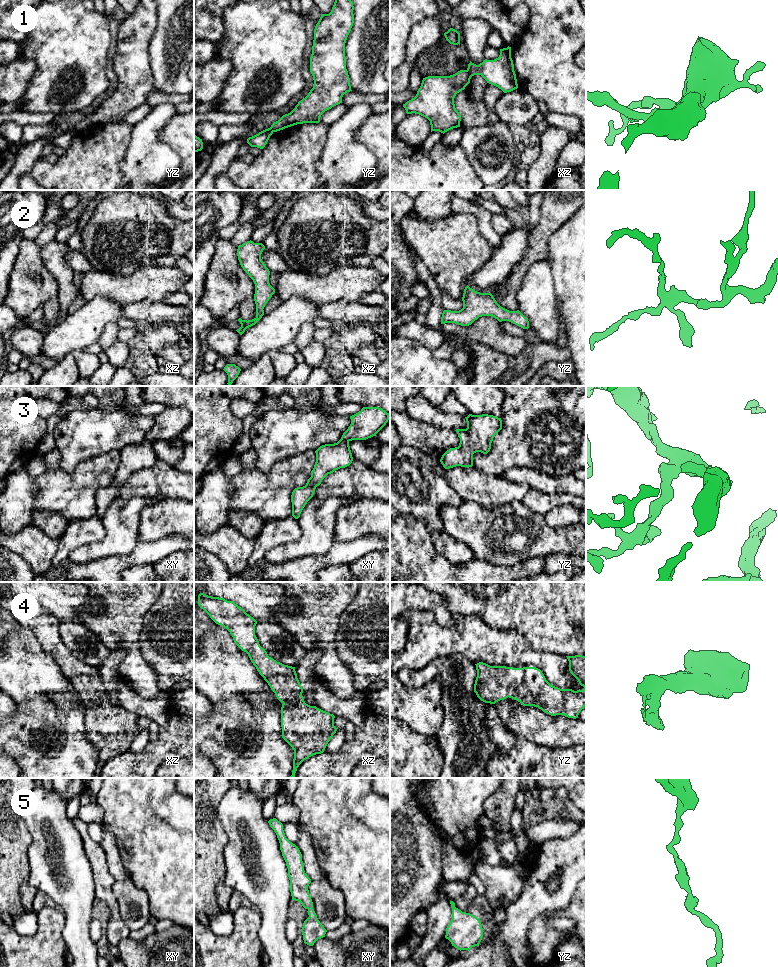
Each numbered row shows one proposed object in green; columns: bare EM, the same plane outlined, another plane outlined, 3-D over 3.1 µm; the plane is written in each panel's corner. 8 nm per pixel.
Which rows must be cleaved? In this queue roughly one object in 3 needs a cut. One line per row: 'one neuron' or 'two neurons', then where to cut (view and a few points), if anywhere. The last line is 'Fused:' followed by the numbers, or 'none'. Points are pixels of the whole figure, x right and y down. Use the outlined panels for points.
1: two neurons; cut in xz along (466, 70), (471, 76)
2: one neuron; no cut
3: one neuron; no cut
4: one neuron; no cut
5: one neuron; no cut
Fused: 1

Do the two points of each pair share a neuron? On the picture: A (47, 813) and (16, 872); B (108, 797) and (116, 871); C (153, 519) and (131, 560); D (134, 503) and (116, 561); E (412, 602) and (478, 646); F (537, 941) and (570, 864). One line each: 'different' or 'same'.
A: different
B: different
C: different
D: different
E: different
F: different

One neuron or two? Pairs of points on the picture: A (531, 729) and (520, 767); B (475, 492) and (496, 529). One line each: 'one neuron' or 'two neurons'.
A: two neurons
B: two neurons

